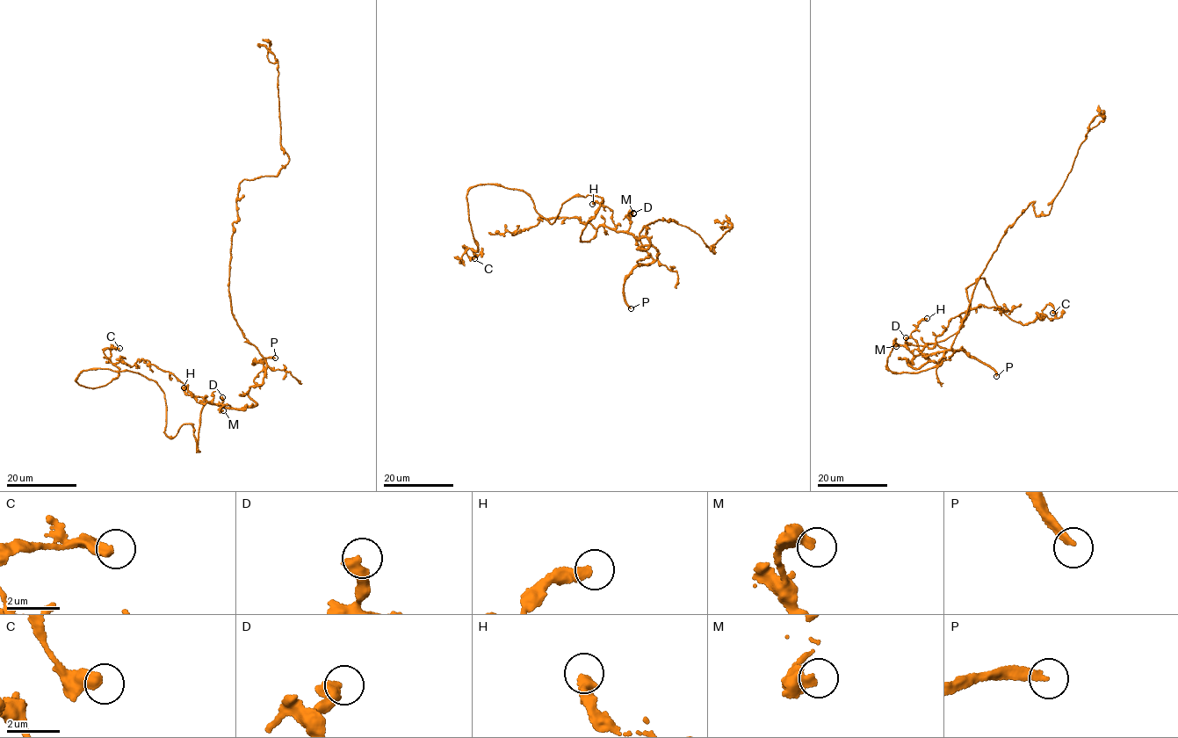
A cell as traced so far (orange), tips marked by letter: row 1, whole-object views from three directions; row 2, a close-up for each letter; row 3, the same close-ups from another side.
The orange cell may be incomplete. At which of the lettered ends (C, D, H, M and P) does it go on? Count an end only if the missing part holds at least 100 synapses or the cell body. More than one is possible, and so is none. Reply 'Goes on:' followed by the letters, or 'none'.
Goes on: P

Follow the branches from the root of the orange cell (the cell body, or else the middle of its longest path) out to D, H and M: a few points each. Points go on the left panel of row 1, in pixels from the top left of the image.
D: (236, 408), (221, 403), (222, 397)
H: (236, 408), (197, 401), (186, 394), (184, 387)
M: (236, 408), (226, 405), (220, 409), (223, 410)

